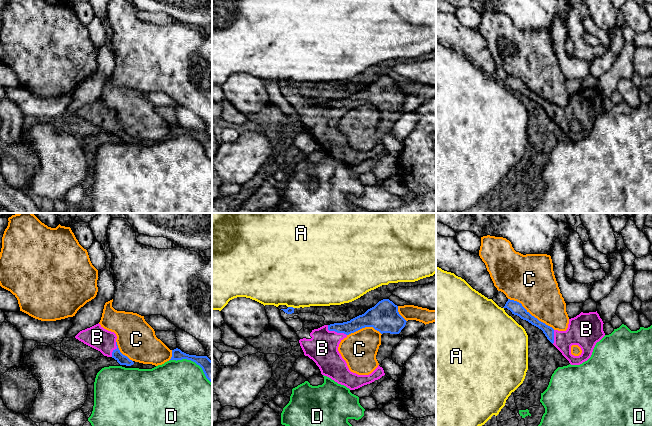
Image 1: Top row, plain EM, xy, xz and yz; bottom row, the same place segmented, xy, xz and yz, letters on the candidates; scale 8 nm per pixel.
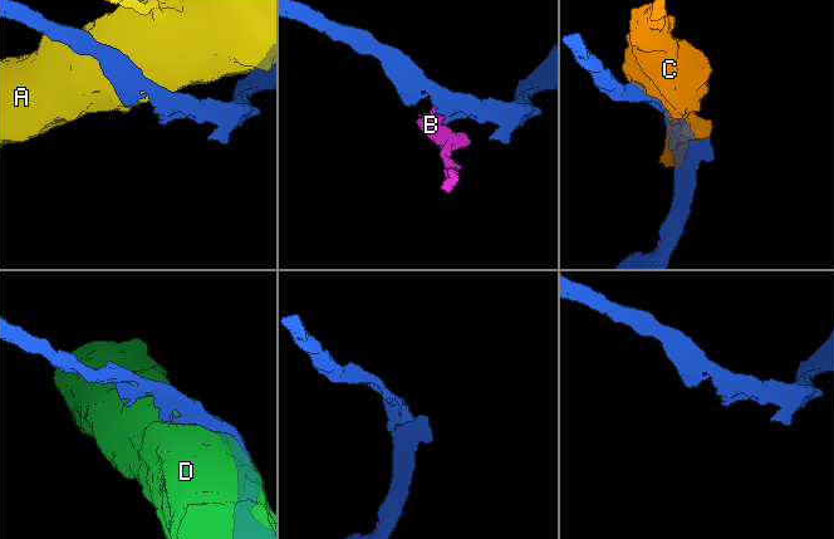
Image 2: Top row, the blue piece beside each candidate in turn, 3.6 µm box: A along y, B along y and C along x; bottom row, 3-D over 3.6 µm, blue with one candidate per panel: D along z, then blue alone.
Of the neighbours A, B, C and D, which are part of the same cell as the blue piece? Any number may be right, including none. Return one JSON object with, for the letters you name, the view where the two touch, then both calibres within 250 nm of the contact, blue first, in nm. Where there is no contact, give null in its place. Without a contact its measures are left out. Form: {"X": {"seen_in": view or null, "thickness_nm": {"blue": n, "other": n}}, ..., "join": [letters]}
{"B": {"seen_in": "xz", "thickness_nm": {"blue": 110, "other": 240}}, "join": ["B"]}

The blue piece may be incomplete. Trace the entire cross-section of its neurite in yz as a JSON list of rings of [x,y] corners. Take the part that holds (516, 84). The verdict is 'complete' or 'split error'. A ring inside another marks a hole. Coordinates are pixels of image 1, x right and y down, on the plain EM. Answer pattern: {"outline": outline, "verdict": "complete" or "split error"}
{"outline": [[[508,75],[503,84],[507,84],[512,90],[541,105],[547,115],[562,129],[571,141],[580,141],[587,137],[591,133],[596,119],[605,112],[603,107],[604,99],[597,87],[581,88],[576,93],[569,95],[566,107],[558,107],[532,92],[517,77]],[[572,121],[578,121],[581,124],[582,129],[579,132],[571,130]]], "verdict": "split error"}

